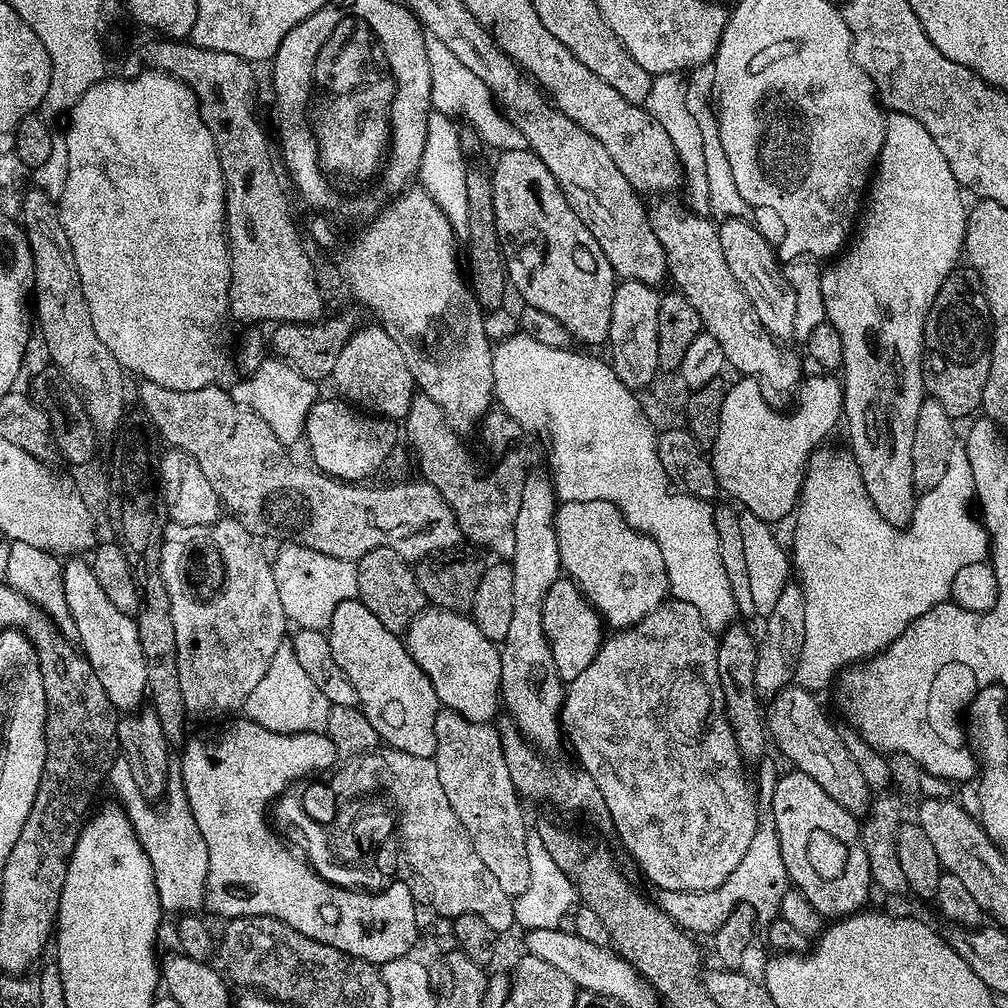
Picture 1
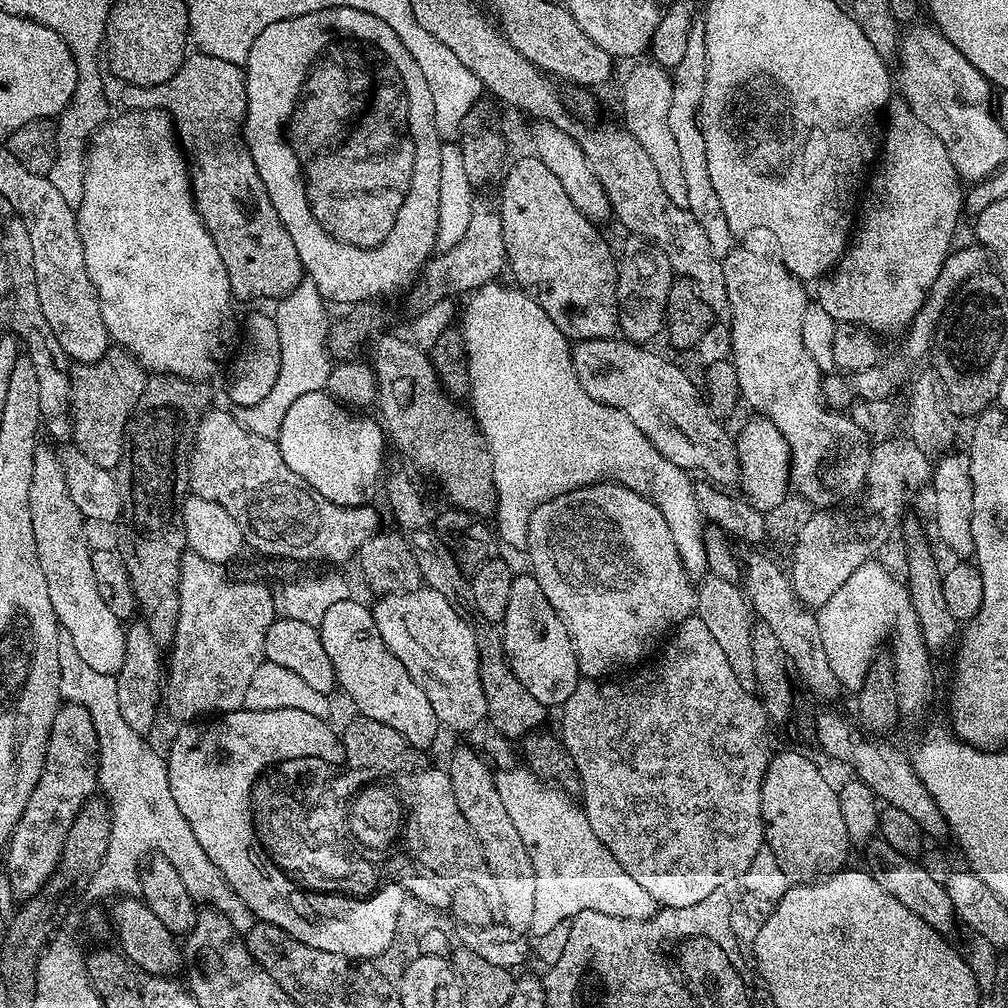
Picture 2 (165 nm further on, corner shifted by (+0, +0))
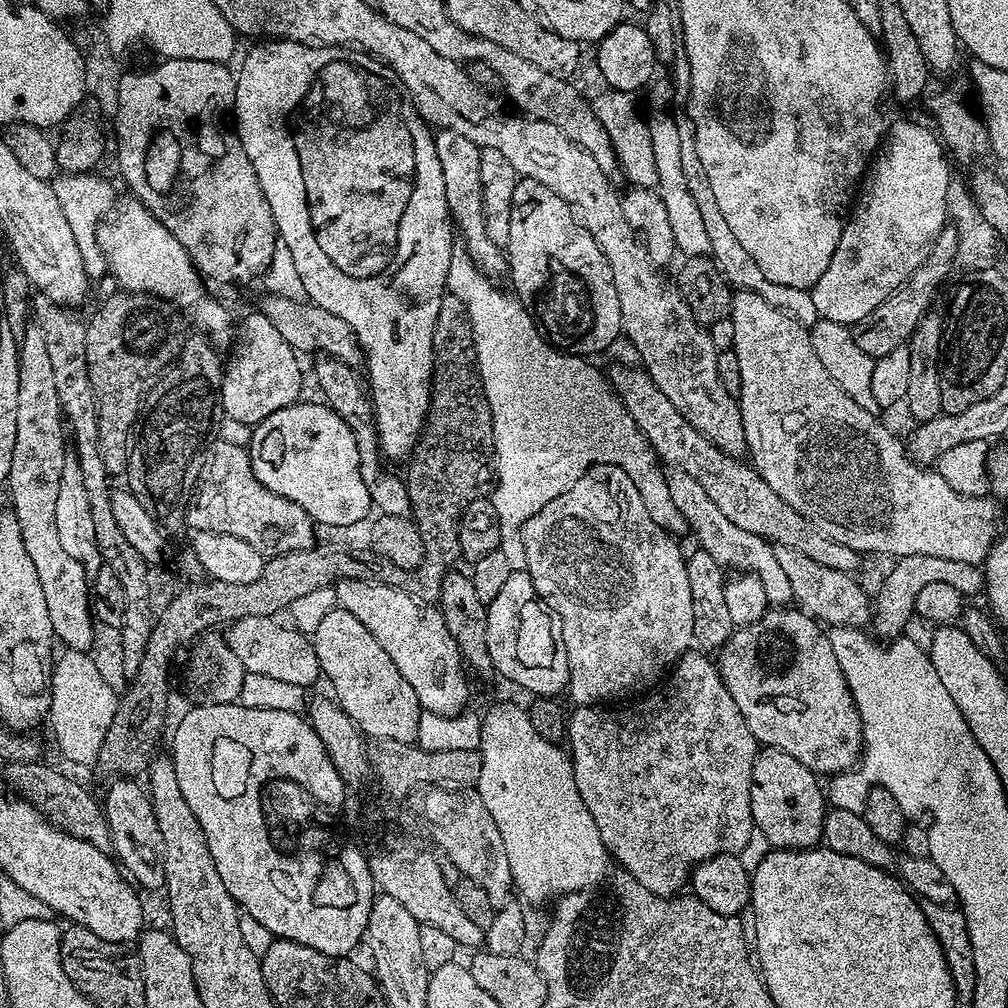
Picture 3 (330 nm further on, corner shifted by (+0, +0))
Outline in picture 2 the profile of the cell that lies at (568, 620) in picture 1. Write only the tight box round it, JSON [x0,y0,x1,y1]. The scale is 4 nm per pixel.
[502,575,581,706]

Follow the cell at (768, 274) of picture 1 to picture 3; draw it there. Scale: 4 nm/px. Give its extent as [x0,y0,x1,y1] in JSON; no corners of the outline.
[730,290,1000,565]

